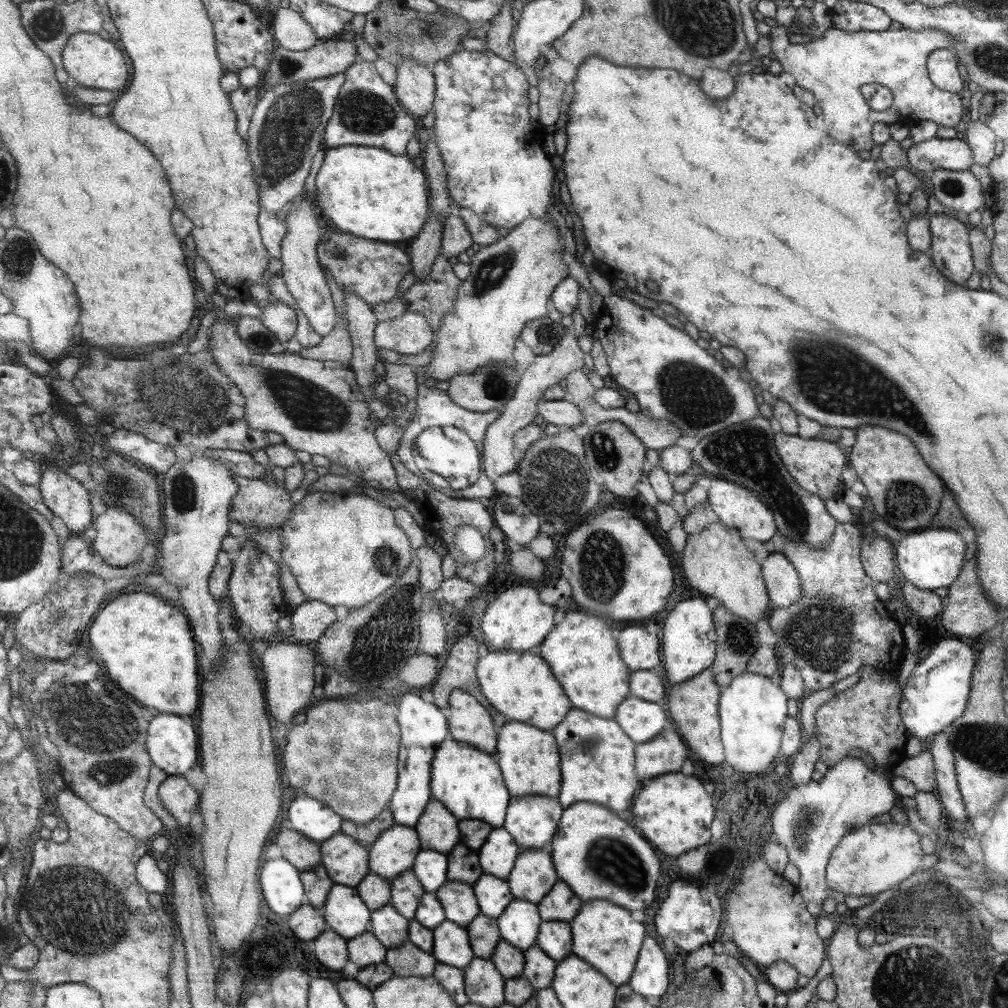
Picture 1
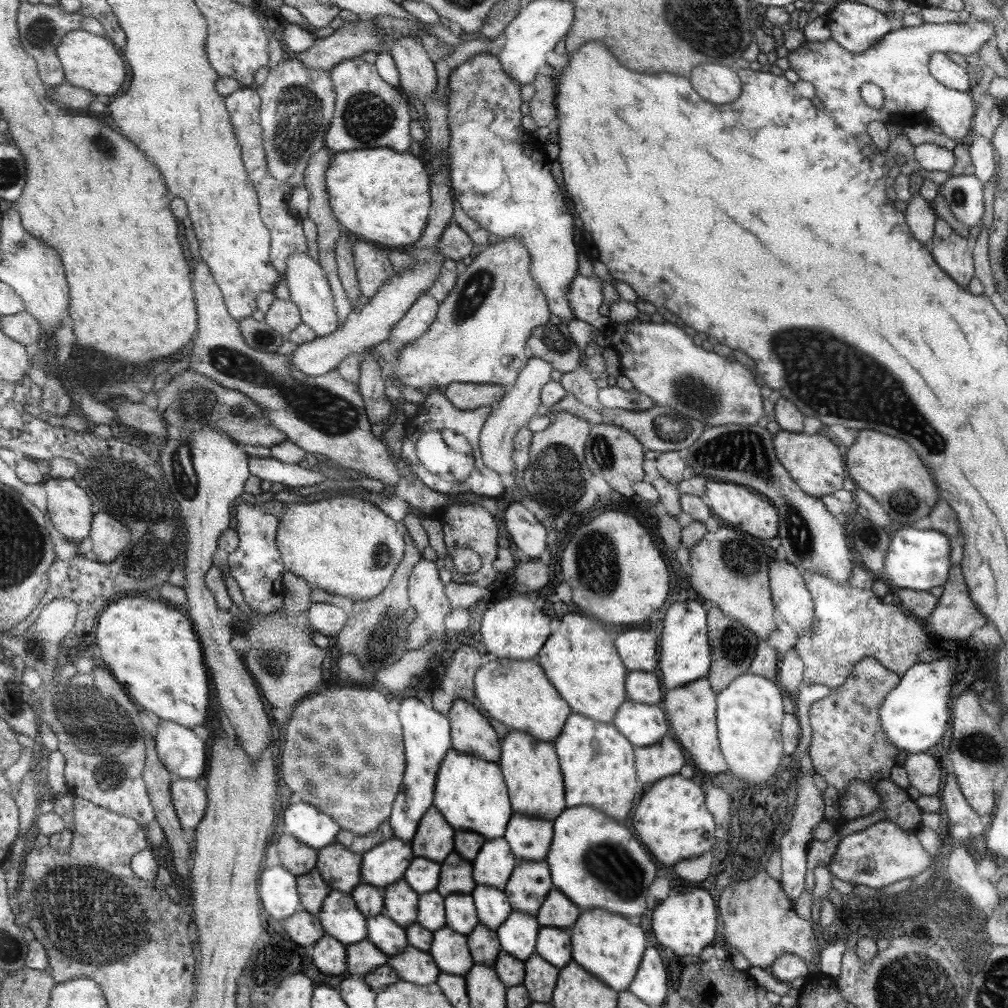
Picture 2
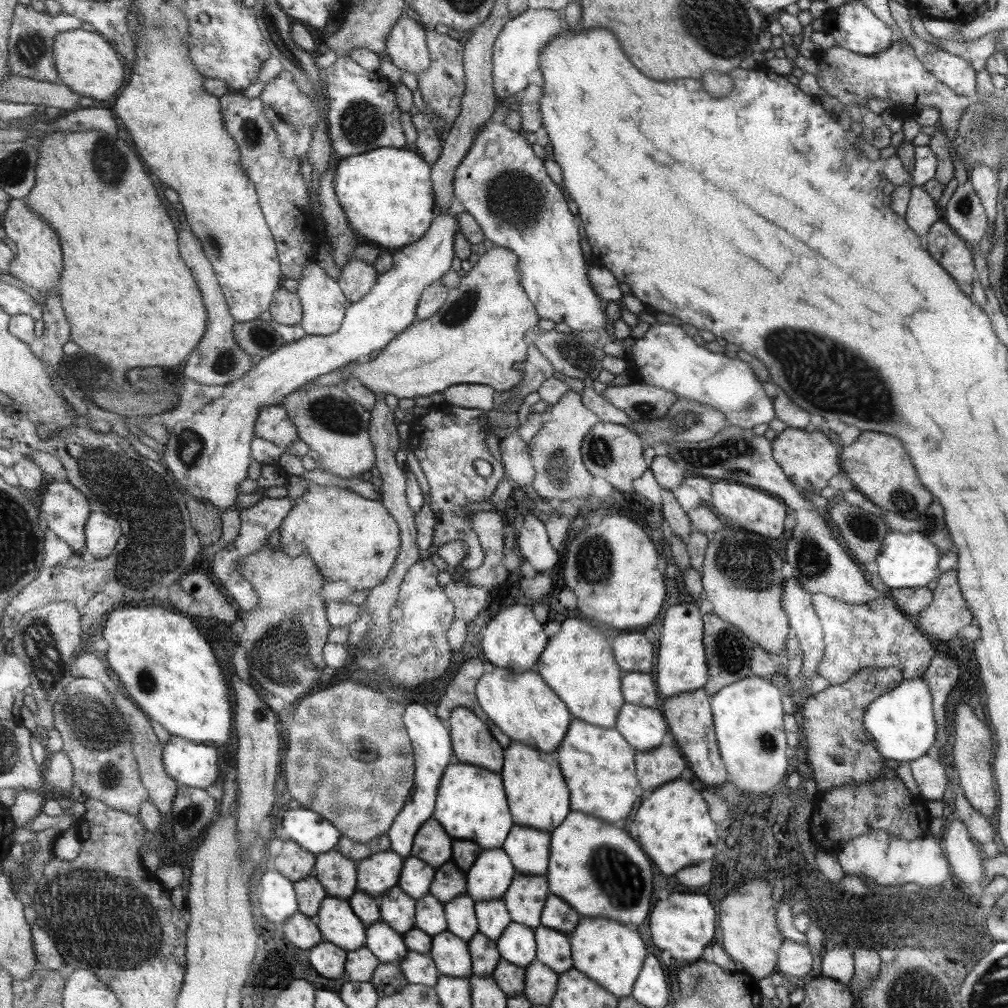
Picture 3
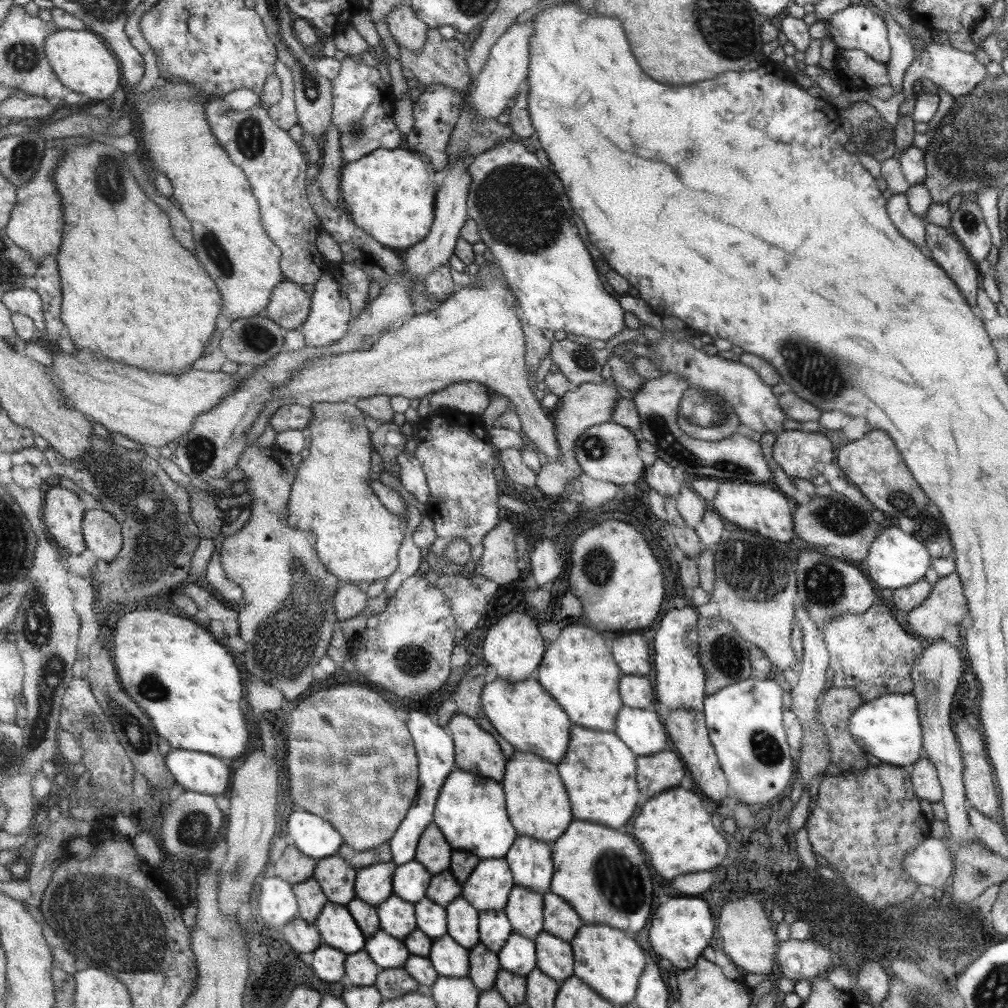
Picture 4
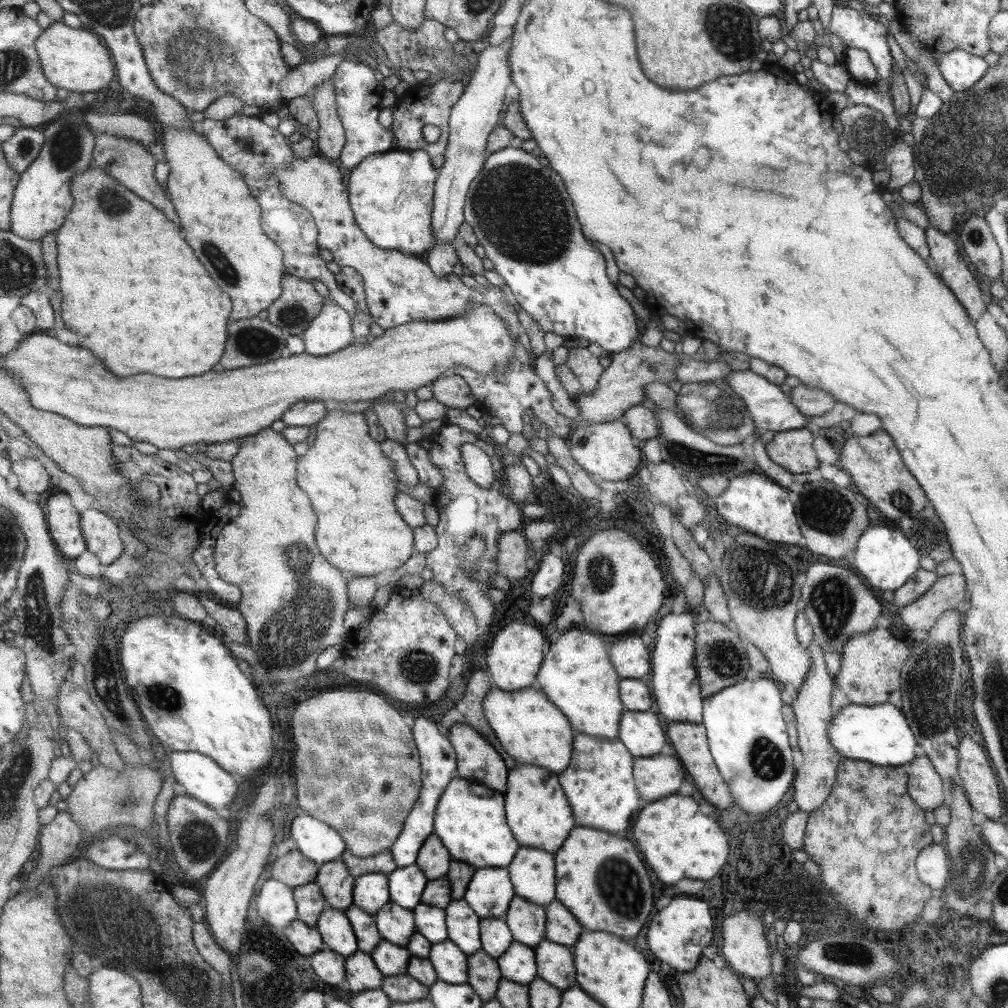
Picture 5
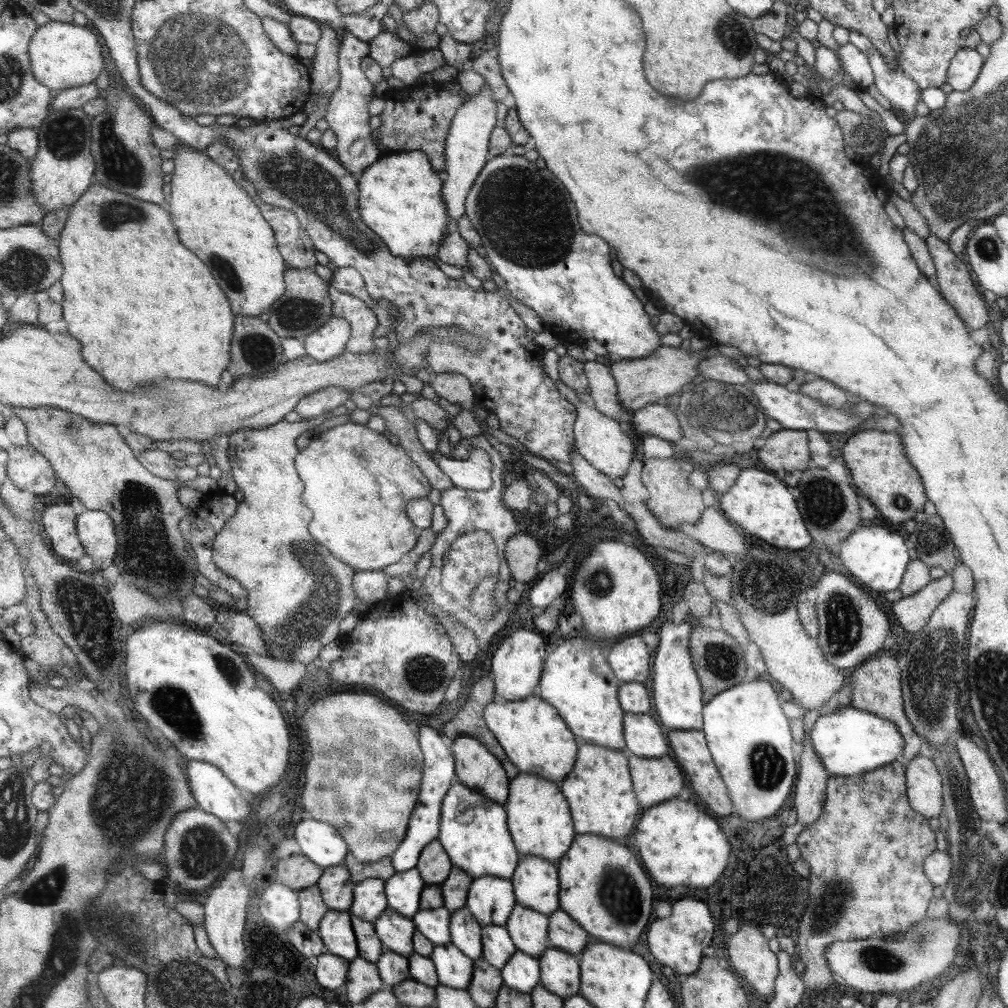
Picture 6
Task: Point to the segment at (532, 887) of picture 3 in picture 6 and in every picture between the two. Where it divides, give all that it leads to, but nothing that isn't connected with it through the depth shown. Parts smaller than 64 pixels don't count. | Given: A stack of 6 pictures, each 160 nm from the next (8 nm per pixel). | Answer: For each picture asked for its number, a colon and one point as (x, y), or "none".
4: (523, 907)
5: (525, 920)
6: (527, 928)

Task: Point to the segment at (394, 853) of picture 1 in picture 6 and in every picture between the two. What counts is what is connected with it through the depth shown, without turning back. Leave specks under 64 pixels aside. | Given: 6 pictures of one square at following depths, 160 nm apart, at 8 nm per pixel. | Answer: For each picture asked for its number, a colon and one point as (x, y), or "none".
2: (387, 863)
3: (377, 874)
4: (375, 884)
5: (372, 893)
6: (370, 898)

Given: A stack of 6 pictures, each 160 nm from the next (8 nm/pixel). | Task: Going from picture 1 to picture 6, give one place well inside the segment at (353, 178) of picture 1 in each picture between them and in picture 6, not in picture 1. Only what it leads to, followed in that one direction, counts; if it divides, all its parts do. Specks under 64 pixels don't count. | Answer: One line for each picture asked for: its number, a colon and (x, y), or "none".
2: (385, 196)
3: (388, 194)
4: (391, 194)
5: (392, 194)
6: (401, 196)

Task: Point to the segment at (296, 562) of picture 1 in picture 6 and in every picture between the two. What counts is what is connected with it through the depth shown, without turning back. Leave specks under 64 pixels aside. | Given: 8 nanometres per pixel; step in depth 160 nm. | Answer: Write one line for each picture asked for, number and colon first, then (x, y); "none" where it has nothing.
2: (347, 546)
3: (352, 538)
4: (359, 538)
5: (350, 482)
6: (358, 484)

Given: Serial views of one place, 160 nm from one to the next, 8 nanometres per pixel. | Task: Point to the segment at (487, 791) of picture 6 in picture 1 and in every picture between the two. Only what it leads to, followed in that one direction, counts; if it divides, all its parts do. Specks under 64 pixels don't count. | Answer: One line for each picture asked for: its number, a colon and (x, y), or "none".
1: (470, 722)
2: (471, 732)
3: (473, 743)
4: (476, 751)
5: (477, 760)

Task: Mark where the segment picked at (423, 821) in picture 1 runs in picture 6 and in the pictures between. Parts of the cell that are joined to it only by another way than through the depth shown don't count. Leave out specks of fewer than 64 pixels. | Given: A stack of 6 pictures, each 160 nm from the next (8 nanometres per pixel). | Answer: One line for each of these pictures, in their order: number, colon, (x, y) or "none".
2: (436, 839)
3: (433, 844)
4: (434, 851)
5: (434, 858)
6: (436, 865)

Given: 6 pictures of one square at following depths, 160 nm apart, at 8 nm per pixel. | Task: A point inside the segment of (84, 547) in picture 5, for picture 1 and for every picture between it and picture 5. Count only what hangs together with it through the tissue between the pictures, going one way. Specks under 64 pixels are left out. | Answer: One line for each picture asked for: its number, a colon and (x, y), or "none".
1: (66, 496)
2: (68, 505)
3: (65, 509)
4: (64, 514)

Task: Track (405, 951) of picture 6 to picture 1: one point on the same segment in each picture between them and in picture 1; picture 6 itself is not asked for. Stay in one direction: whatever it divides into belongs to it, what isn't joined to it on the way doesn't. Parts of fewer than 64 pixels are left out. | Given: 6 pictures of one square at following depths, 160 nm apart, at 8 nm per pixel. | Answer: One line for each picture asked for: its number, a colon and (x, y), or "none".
1: (407, 892)
2: (402, 902)
3: (399, 909)
4: (398, 917)
5: (396, 924)

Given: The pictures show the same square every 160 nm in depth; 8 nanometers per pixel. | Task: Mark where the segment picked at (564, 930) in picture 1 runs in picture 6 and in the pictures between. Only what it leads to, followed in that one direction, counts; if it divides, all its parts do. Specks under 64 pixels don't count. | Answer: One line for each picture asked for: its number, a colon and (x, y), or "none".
2: (552, 944)
3: (552, 948)
4: (554, 958)
5: (554, 963)
6: (559, 973)

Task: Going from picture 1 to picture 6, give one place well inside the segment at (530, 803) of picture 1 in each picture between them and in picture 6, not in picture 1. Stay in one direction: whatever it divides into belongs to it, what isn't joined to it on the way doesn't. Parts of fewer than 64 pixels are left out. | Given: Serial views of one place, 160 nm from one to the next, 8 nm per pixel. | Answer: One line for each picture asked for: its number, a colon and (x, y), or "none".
2: (529, 837)
3: (529, 849)
4: (531, 862)
5: (531, 871)
6: (535, 882)

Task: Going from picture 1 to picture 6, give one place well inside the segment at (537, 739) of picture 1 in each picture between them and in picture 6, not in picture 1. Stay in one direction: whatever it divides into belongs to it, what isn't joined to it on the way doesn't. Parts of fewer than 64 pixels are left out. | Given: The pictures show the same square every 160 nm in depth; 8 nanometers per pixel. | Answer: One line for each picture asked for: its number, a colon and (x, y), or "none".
2: (531, 769)
3: (536, 791)
4: (536, 802)
5: (538, 815)
6: (538, 818)

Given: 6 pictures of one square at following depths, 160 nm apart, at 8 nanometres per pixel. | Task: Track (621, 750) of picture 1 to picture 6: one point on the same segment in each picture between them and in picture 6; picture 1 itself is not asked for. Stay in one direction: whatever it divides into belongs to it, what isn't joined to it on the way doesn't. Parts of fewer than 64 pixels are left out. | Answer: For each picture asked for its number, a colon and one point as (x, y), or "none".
2: (596, 760)
3: (597, 763)
4: (598, 769)
5: (598, 782)
6: (598, 788)

